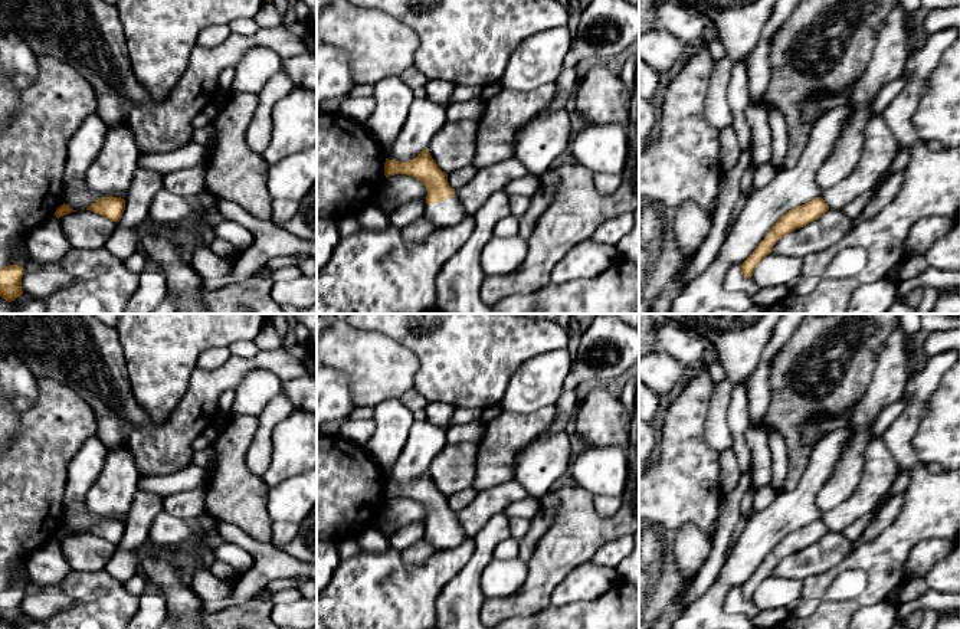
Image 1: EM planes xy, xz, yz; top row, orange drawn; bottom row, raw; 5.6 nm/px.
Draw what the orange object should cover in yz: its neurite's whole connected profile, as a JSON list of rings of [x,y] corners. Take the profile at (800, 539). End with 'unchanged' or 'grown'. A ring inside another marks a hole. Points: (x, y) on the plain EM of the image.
[[[816,520],[799,530],[789,533],[769,553],[769,556],[759,566],[754,574],[740,587],[741,596],[750,602],[760,583],[771,576],[771,571],[779,561],[819,541],[828,533],[829,528],[825,525],[822,520]]] | unchanged

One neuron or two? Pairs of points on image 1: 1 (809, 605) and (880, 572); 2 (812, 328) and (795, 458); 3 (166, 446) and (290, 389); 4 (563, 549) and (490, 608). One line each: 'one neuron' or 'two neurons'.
1: two neurons
2: one neuron
3: two neurons
4: one neuron

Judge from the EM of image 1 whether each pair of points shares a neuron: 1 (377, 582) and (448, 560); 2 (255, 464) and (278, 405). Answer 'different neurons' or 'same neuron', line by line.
1: same neuron
2: same neuron

